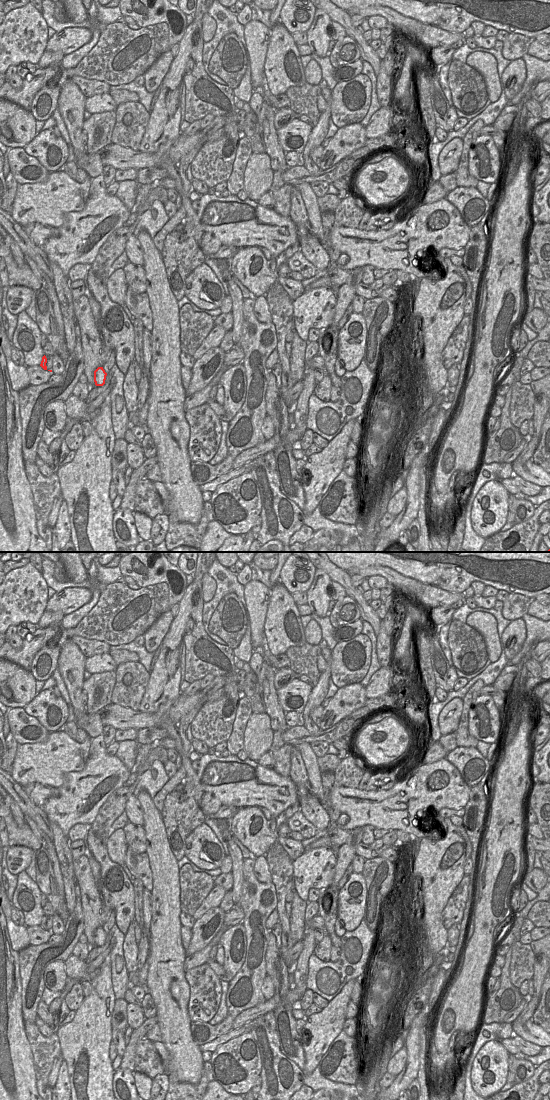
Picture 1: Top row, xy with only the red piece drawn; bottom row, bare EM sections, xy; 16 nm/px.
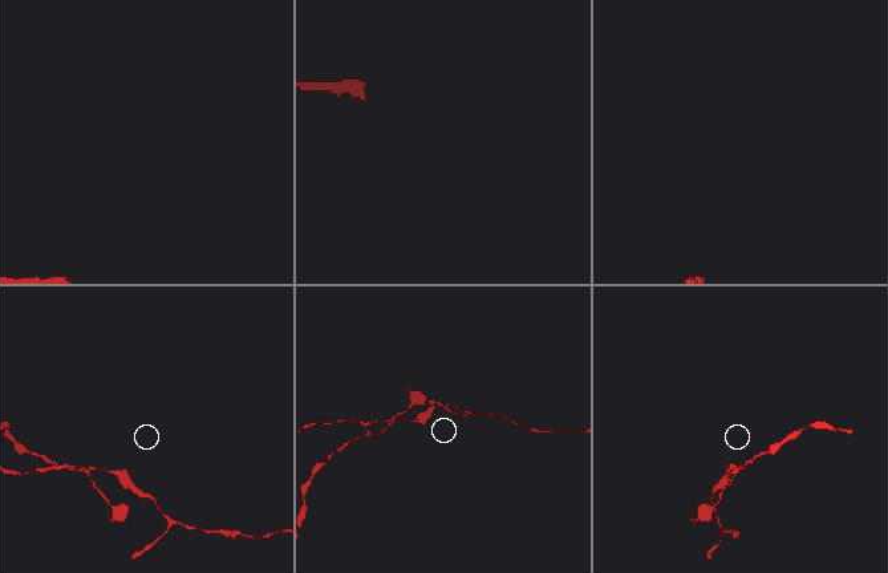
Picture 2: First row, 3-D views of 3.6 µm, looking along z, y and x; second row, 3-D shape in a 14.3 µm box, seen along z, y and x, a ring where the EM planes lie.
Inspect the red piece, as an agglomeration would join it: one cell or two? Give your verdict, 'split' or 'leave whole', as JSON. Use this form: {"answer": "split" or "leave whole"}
{"answer": "split"}

